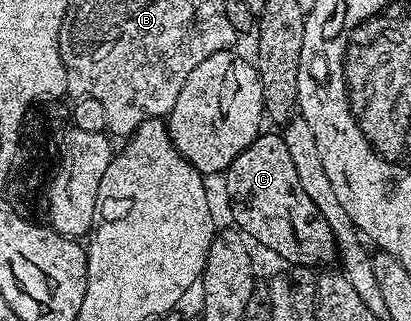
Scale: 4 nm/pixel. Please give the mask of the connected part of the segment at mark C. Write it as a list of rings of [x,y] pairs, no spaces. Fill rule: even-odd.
[[[265,131],[258,135],[241,154],[236,155],[224,171],[223,179],[225,193],[229,196],[229,205],[233,208],[238,230],[244,231],[250,238],[253,236],[259,244],[266,245],[273,253],[278,253],[283,260],[294,261],[294,266],[297,267],[325,267],[332,257],[334,260],[338,256],[335,235],[327,219],[319,215],[319,207],[315,207],[315,203],[311,203],[310,197],[307,196],[307,191],[303,191],[299,175],[295,172],[295,163],[291,163],[291,151],[287,151],[287,143],[280,132]]]

